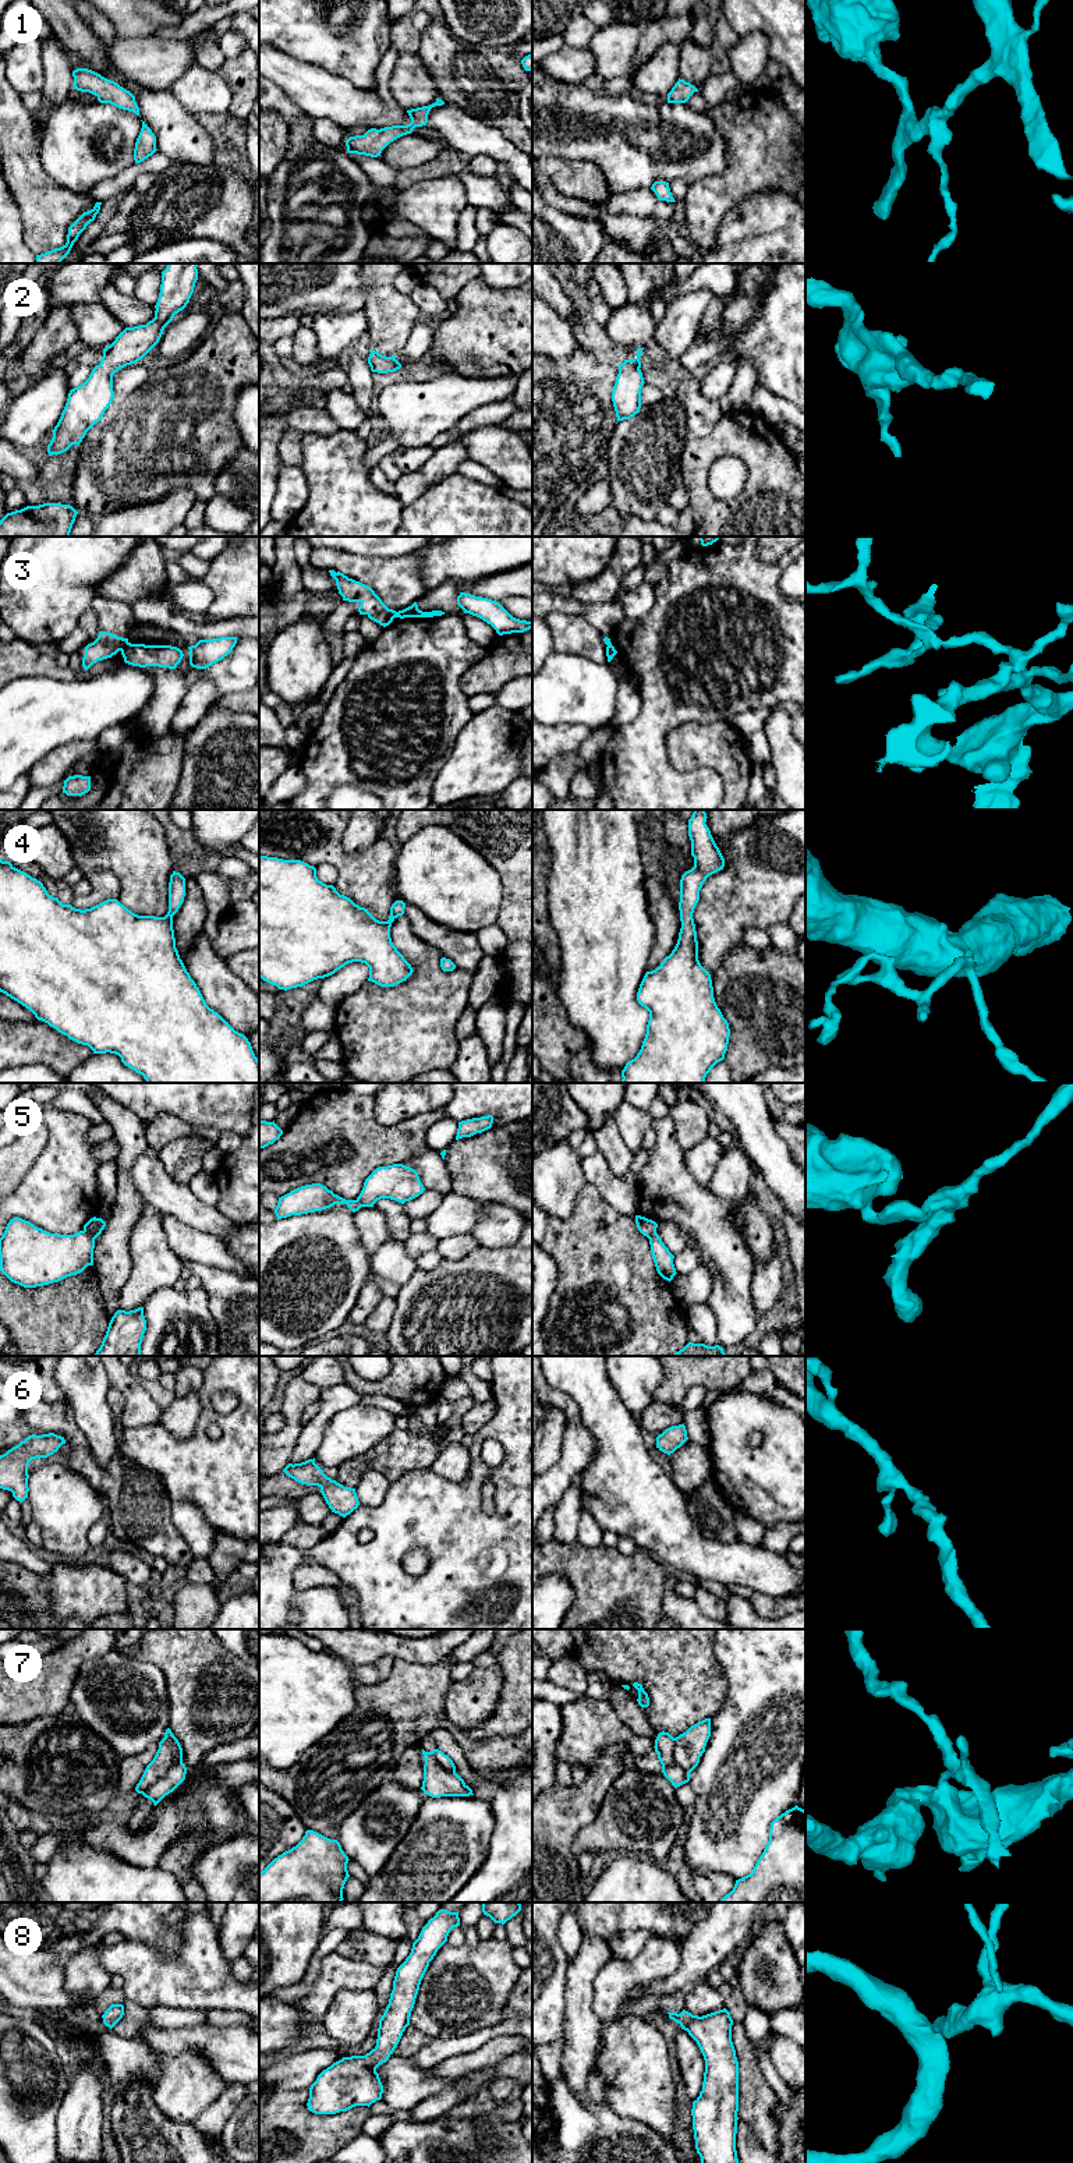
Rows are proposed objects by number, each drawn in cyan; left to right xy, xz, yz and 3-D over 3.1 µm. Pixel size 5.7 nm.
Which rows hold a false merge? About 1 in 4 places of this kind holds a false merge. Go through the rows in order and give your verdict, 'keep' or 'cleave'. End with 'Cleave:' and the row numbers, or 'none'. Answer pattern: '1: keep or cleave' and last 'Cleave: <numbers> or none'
1: keep
2: keep
3: cleave
4: keep
5: cleave
6: keep
7: cleave
8: keep
Cleave: 3, 5, 7

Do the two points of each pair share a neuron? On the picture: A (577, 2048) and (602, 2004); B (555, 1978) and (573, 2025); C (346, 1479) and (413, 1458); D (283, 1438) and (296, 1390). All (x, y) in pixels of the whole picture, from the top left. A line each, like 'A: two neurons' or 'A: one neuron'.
A: two neurons
B: two neurons
C: one neuron
D: one neuron

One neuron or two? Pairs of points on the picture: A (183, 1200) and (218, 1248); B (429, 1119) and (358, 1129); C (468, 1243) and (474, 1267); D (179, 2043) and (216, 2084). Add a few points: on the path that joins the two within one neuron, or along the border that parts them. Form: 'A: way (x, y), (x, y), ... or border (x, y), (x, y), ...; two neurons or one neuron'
A: border (179, 1218), (223, 1241); two neurons
B: way (411, 1129), (404, 1135), (376, 1135); one neuron
C: border (480, 1246), (460, 1259), (442, 1259); two neurons
D: border (155, 2052), (180, 2053), (194, 2049), (212, 2068); two neurons

